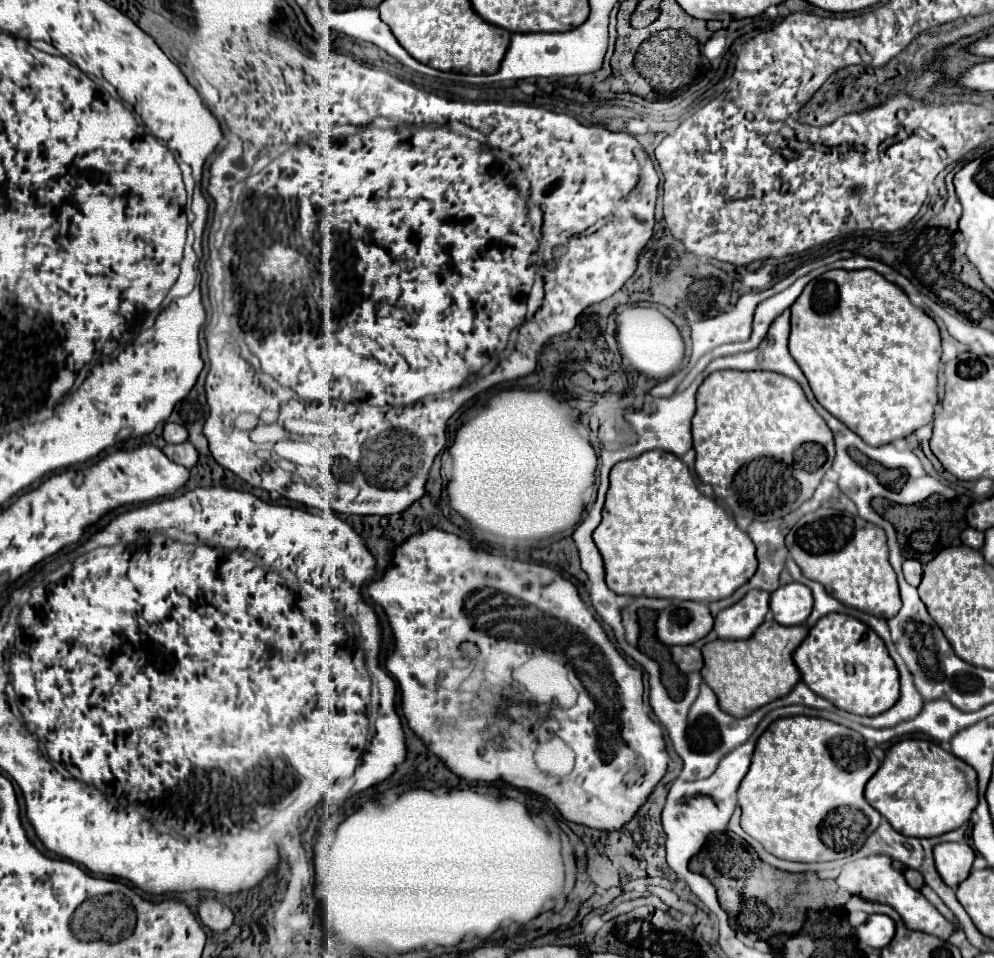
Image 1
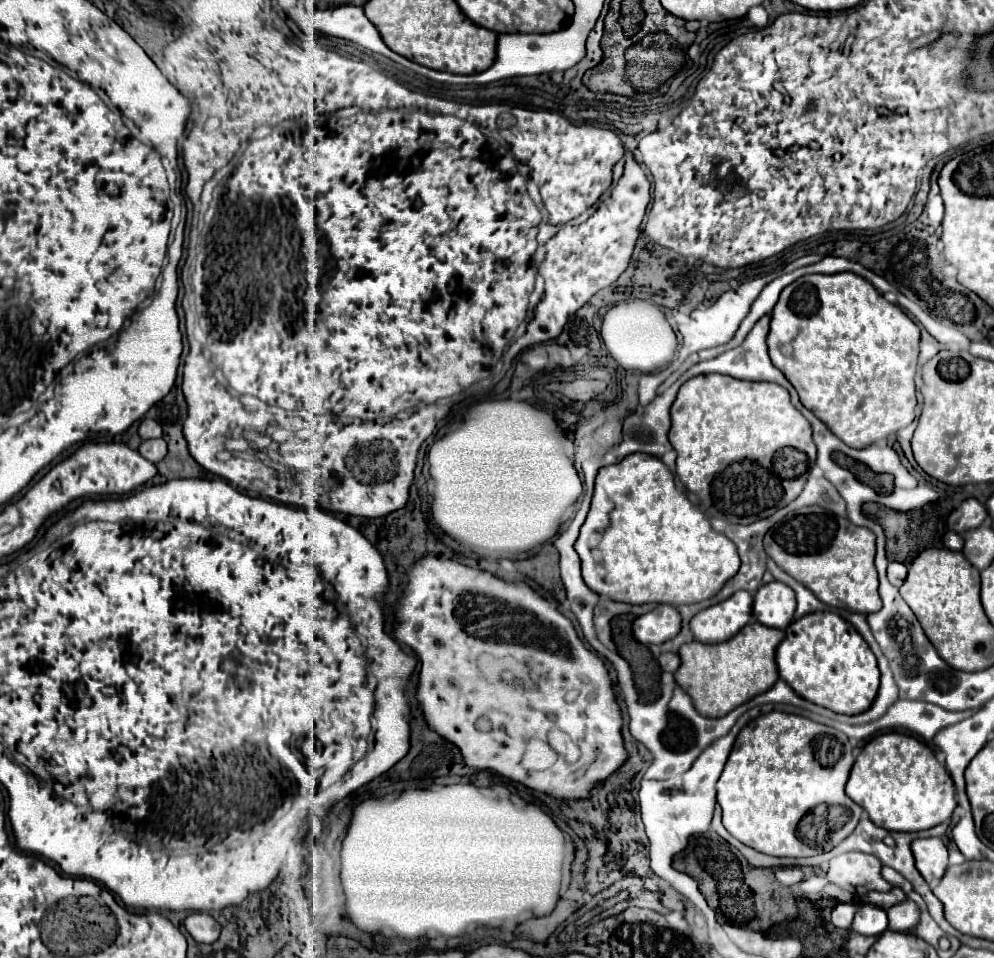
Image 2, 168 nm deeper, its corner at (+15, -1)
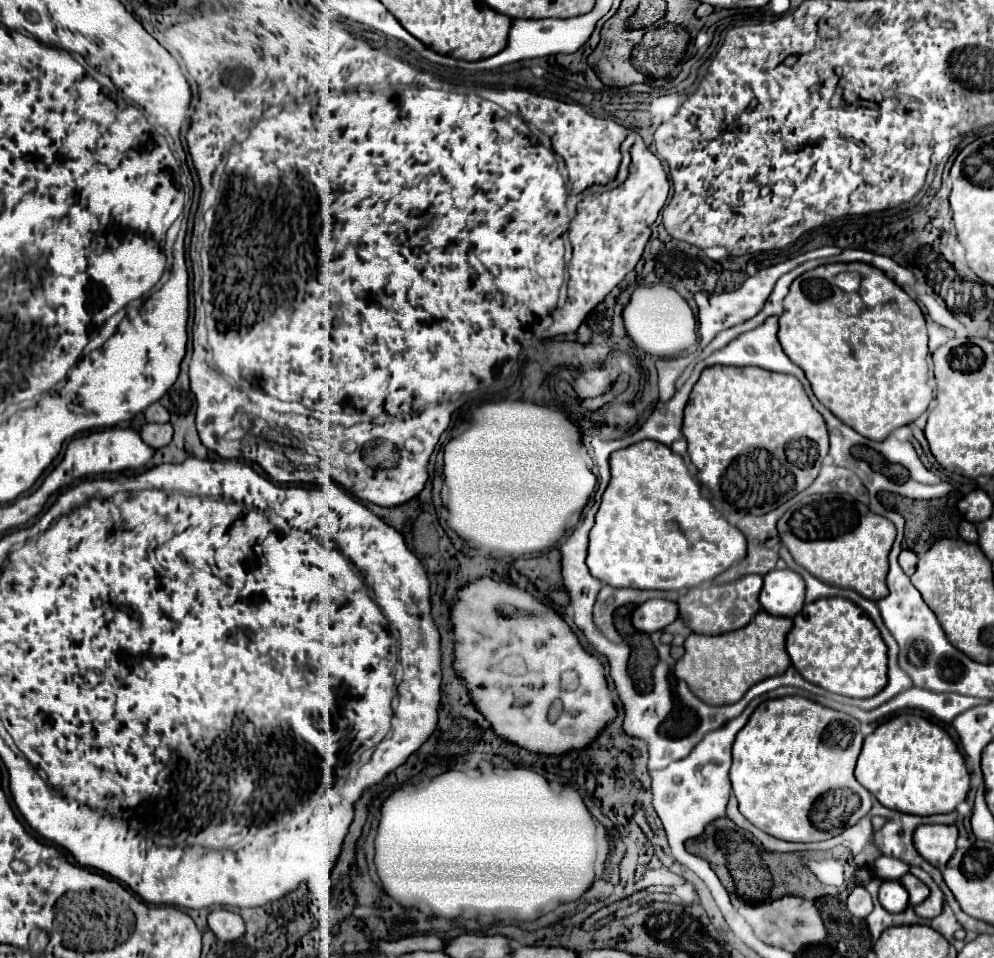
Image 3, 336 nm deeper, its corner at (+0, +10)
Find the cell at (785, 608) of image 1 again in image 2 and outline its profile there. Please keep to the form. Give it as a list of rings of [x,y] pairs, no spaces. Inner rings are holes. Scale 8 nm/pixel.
[[[771,581],[763,585],[753,603],[753,615],[759,623],[775,629],[785,629],[793,621],[795,593],[785,583]]]

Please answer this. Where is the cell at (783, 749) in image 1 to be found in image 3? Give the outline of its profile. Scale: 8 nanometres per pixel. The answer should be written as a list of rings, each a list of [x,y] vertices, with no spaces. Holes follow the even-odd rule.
[[[784,696],[762,702],[750,716],[748,724],[738,732],[732,750],[734,762],[730,768],[730,780],[742,816],[762,832],[786,842],[820,842],[854,826],[854,816],[860,808],[860,798],[862,814],[870,810],[872,802],[872,794],[854,778],[862,740],[864,736],[860,732],[860,722],[856,722],[852,716],[826,708],[802,696]]]

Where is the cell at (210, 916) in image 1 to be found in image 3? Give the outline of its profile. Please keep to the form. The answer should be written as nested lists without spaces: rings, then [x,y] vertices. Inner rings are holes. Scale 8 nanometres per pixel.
[[[214,908],[208,914],[208,928],[216,934],[218,940],[232,942],[244,934],[244,920],[240,914],[226,910],[226,908]]]

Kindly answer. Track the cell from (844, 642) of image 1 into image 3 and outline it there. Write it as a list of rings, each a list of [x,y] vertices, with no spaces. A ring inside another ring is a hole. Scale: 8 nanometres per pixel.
[[[820,598],[794,618],[786,650],[794,668],[812,684],[850,698],[872,698],[886,684],[886,644],[872,620],[846,598]]]

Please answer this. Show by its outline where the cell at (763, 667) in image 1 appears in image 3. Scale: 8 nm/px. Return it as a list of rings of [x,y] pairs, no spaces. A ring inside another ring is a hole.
[[[760,610],[754,620],[738,630],[726,632],[726,634],[716,634],[716,636],[706,636],[706,634],[690,634],[688,640],[684,642],[686,654],[676,662],[674,666],[674,674],[676,678],[684,680],[690,690],[704,702],[716,706],[716,704],[732,704],[736,700],[740,700],[740,696],[744,696],[744,692],[748,692],[748,688],[752,688],[752,684],[758,684],[766,678],[784,674],[788,670],[790,656],[786,652],[786,636],[792,630],[792,618],[784,618],[784,616],[772,616],[764,610]]]

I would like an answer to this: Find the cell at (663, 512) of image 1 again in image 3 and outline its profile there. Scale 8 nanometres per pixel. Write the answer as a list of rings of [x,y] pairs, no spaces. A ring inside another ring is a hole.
[[[644,440],[644,442],[636,442],[624,450],[616,450],[612,456],[610,456],[610,472],[612,472],[612,478],[610,478],[610,484],[602,496],[602,504],[596,512],[596,524],[592,526],[590,530],[590,548],[588,548],[588,558],[586,558],[586,564],[590,568],[590,574],[594,578],[598,578],[600,582],[604,584],[610,584],[610,586],[616,586],[616,588],[640,588],[640,590],[682,590],[682,588],[696,588],[696,586],[702,586],[706,582],[712,582],[720,572],[724,572],[726,568],[730,568],[732,564],[736,564],[738,560],[742,560],[746,556],[746,550],[748,550],[748,544],[744,540],[744,534],[734,528],[732,524],[726,522],[726,518],[712,506],[710,500],[706,500],[700,492],[700,486],[698,482],[692,480],[682,456],[674,454],[668,446],[660,444],[660,442],[654,442],[654,440]]]

